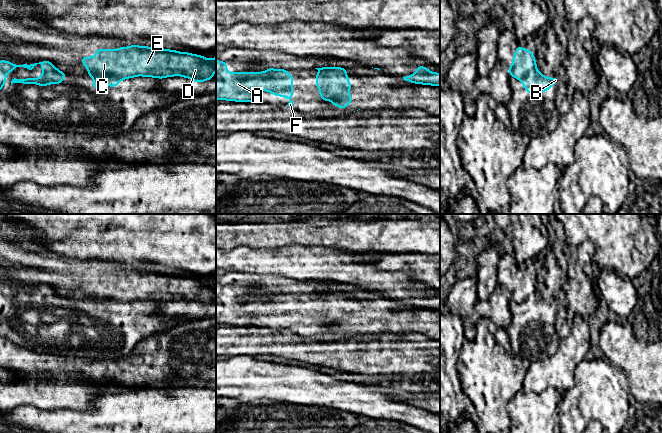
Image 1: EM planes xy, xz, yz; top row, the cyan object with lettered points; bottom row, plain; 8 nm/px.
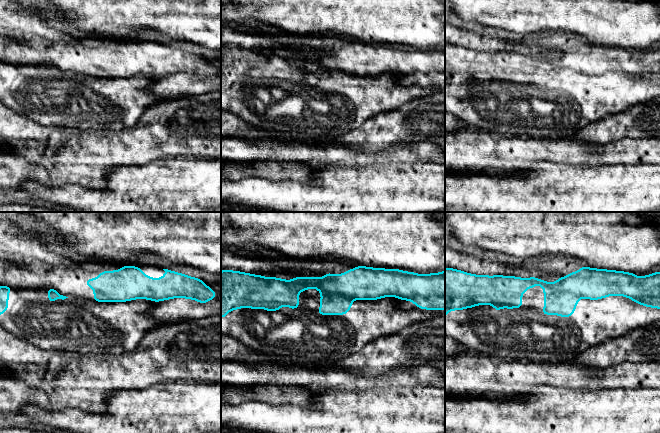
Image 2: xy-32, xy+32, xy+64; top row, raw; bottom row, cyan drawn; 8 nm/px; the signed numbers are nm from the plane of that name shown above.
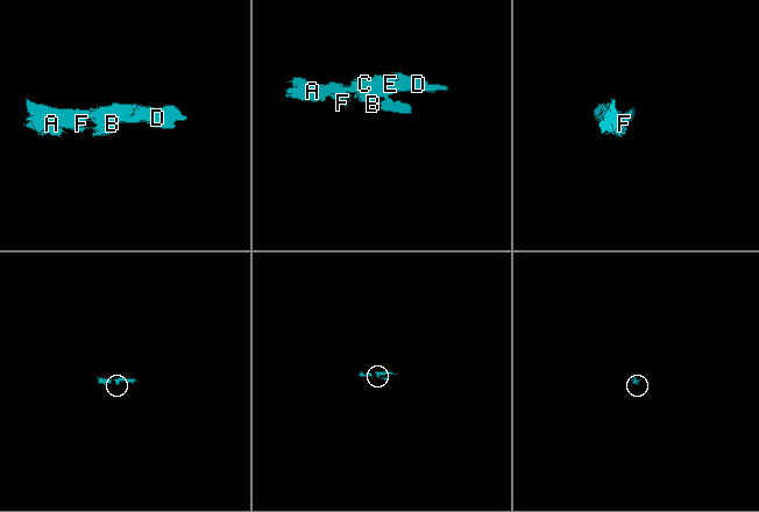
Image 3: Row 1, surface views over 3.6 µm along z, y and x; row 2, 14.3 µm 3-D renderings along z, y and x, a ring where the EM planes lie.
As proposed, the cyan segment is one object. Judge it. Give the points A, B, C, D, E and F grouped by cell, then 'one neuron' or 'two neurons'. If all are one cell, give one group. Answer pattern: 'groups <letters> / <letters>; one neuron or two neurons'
groups A B F / C D E; two neurons

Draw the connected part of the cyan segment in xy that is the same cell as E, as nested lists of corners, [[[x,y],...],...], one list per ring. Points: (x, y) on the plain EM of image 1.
[[[134,268],[129,271],[117,272],[115,275],[112,273],[96,273],[95,277],[94,281],[80,281],[81,287],[88,293],[88,301],[111,300],[122,304],[137,300],[159,303],[182,300],[190,302],[196,307],[215,302],[212,297],[216,296],[216,280],[212,284],[208,284],[205,280],[188,276]]]

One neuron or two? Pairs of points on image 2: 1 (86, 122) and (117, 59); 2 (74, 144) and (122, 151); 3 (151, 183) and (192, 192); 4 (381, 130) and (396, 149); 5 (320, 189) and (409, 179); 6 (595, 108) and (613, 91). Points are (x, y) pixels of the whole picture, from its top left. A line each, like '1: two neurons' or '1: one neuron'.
1: two neurons
2: one neuron
3: one neuron
4: two neurons
5: one neuron
6: one neuron

